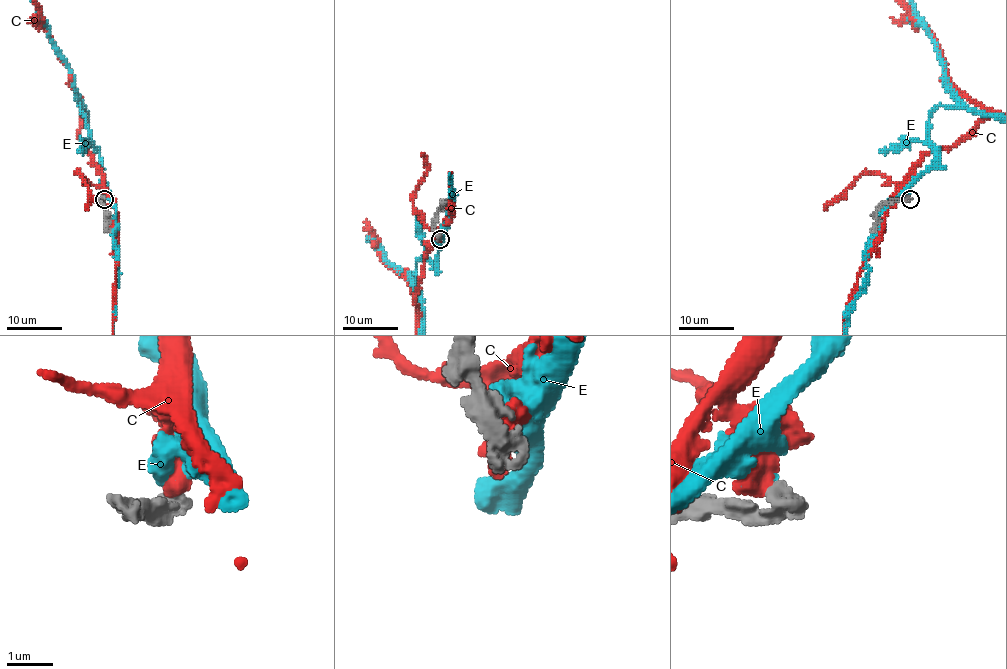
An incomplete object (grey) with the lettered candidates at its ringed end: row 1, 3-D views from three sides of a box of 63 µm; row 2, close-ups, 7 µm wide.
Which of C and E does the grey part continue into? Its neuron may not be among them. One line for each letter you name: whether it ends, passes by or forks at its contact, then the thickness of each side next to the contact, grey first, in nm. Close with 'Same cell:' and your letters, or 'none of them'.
Same cell: none of them

